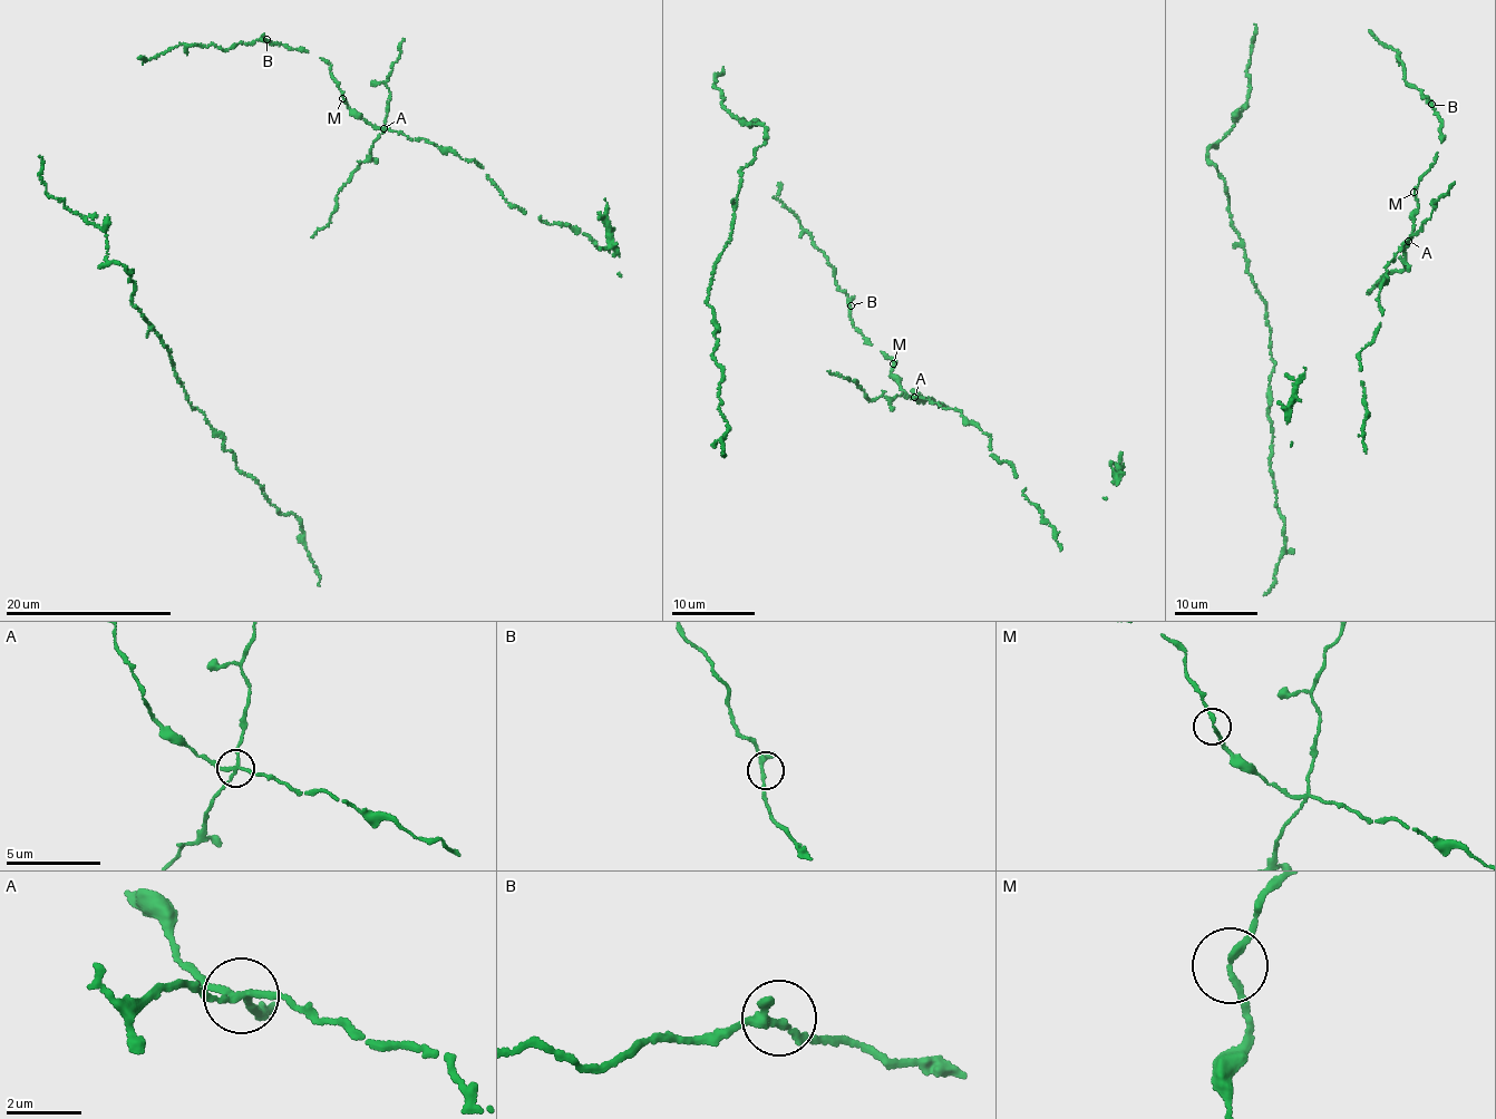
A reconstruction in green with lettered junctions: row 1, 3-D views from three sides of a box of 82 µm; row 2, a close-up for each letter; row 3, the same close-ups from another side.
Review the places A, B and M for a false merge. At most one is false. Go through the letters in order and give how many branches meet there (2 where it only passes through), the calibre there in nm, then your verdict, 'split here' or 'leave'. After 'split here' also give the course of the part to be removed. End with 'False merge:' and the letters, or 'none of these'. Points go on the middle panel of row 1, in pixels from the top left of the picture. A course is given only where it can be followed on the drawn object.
A: 4 branches meet; 170 nm thick; split here; foreign part runs (915, 397), (872, 399), (857, 385), (827, 371)
B: 3 branches meet; 180 nm thick; leave
M: 2 branches meet; 170 nm thick; leave
False merge: A

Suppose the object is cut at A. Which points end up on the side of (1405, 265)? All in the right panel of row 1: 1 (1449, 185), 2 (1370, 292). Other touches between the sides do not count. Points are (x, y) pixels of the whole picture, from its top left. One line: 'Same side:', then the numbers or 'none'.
Same side: 1, 2

